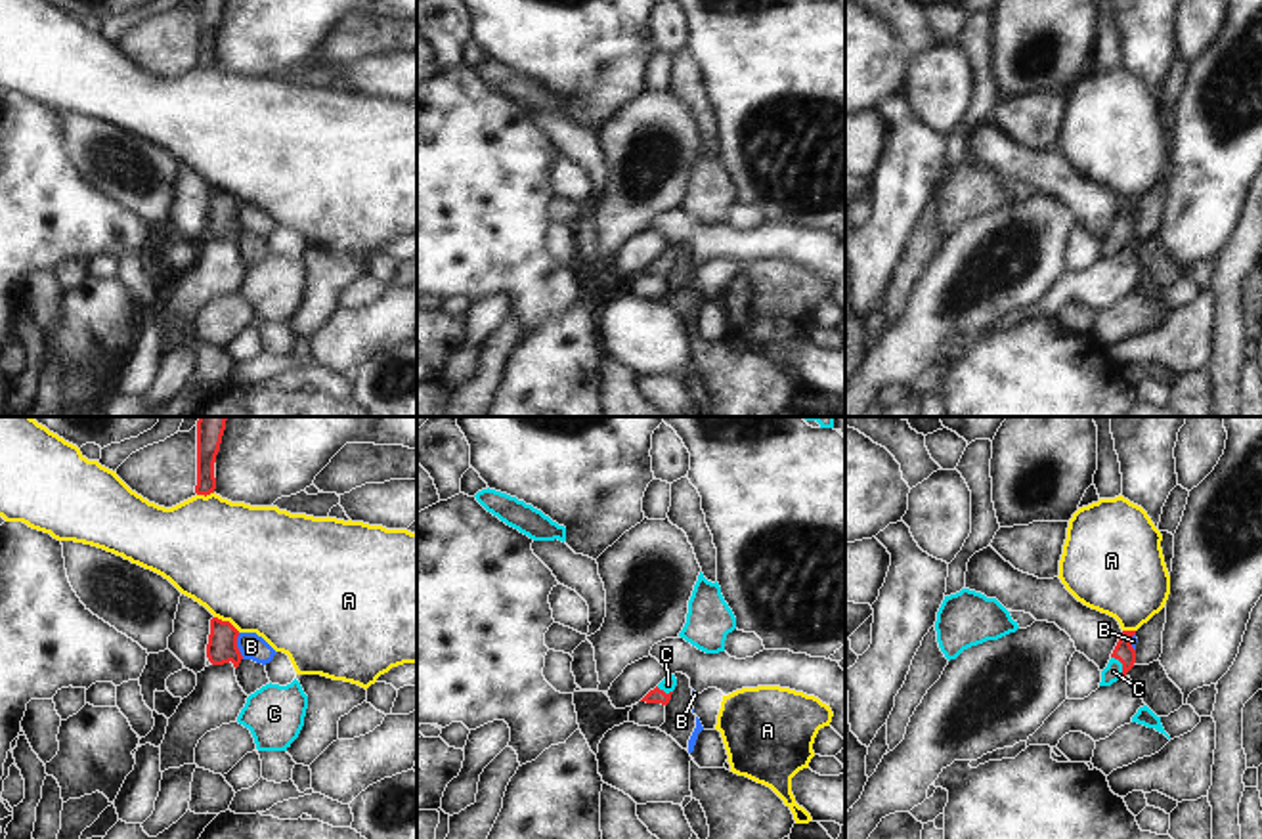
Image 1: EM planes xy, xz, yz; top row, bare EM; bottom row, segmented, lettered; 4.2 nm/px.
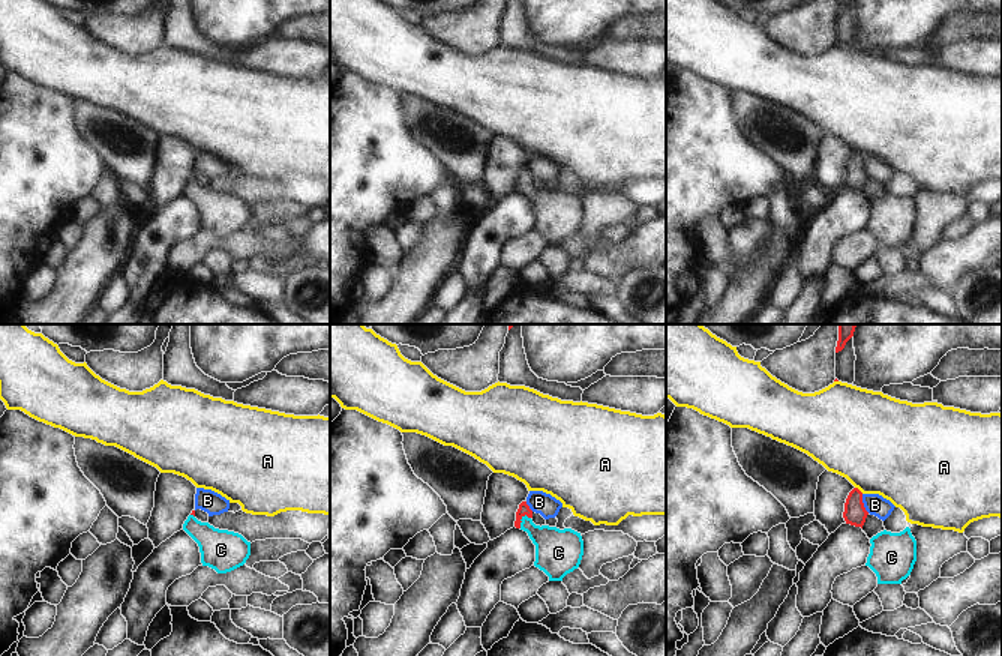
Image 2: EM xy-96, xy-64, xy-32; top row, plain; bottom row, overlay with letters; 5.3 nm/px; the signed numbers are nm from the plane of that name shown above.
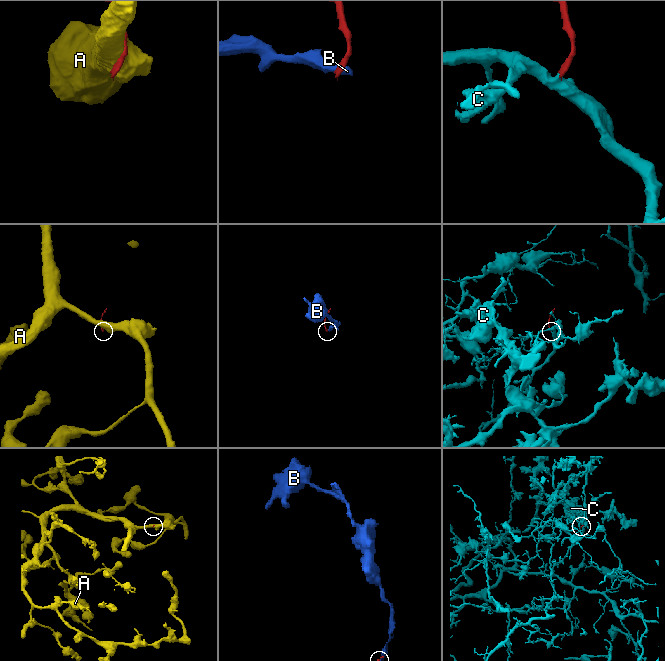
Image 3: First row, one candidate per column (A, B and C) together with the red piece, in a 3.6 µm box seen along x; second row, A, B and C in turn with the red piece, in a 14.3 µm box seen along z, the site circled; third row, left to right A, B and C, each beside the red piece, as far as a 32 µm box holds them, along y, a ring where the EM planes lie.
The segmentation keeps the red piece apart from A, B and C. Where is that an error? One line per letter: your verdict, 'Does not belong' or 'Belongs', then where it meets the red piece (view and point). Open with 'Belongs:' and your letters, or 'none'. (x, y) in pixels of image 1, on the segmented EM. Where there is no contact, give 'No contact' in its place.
Belongs: C
A: Does not belong. Touches red at xy (228, 622)
B: Does not belong. Touches red at xy (236, 646)
C: Belongs. Touches red at yz (1123, 666).

